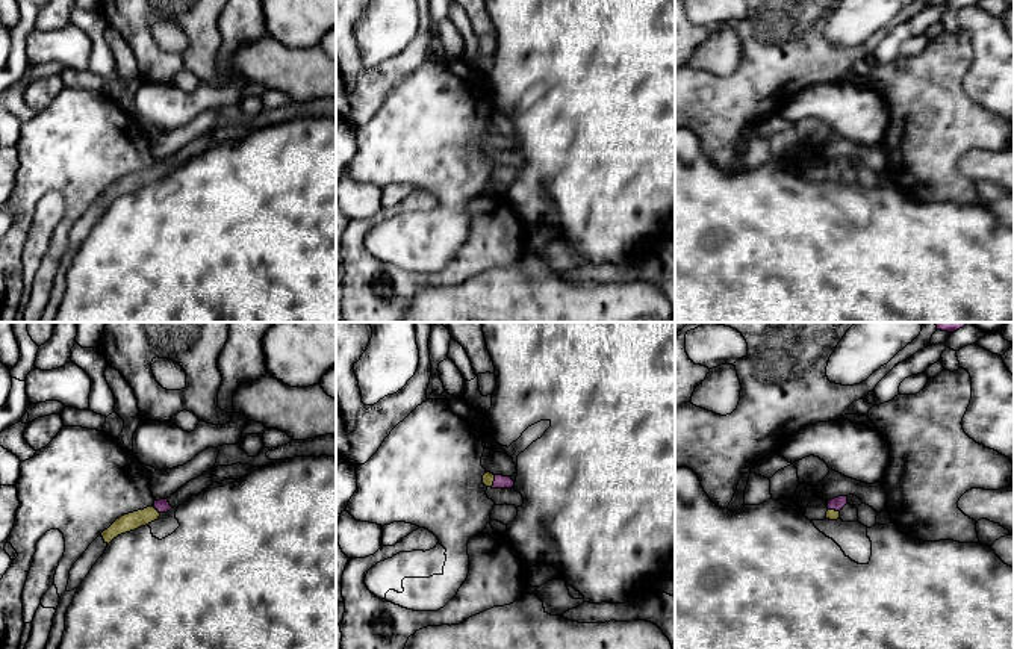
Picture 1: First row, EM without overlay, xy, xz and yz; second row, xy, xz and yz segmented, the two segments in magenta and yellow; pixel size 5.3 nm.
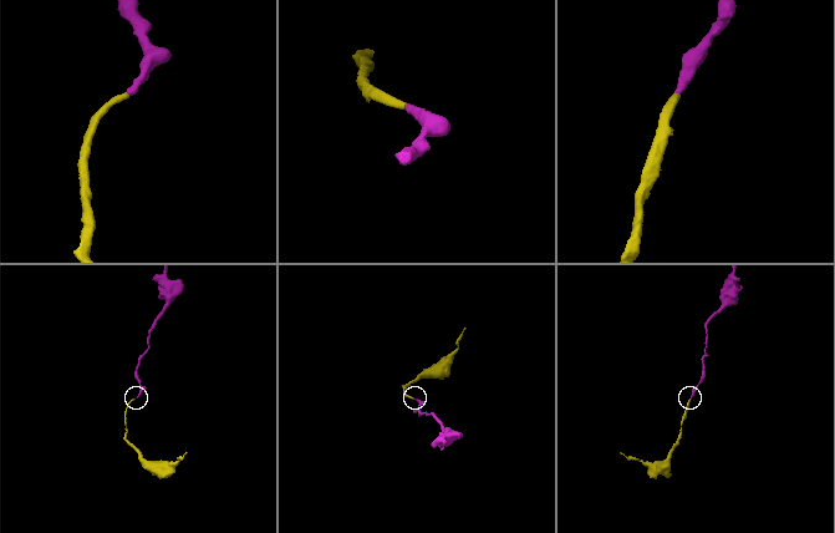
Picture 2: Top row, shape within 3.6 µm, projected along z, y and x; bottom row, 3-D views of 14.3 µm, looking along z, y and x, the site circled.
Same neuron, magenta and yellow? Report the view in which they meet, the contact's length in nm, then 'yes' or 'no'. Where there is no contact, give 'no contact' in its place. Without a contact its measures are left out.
xz | 70 nm | yes

